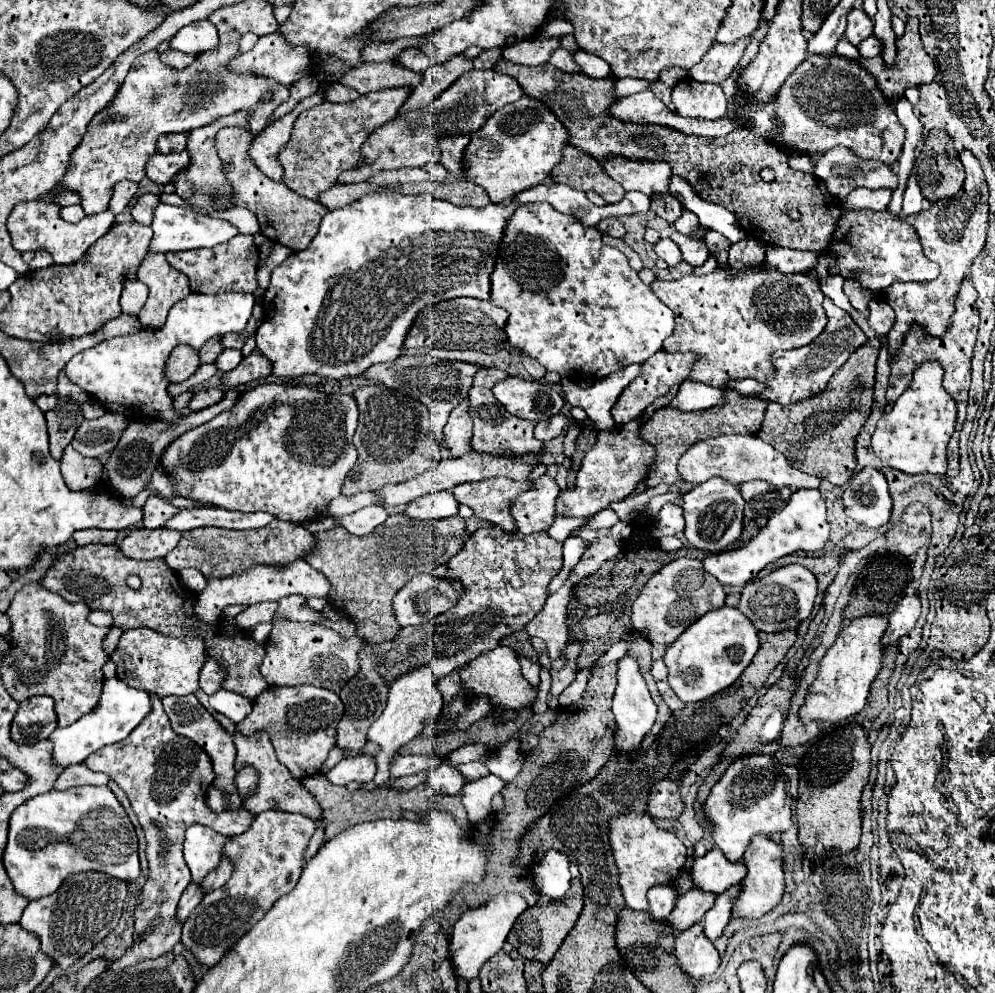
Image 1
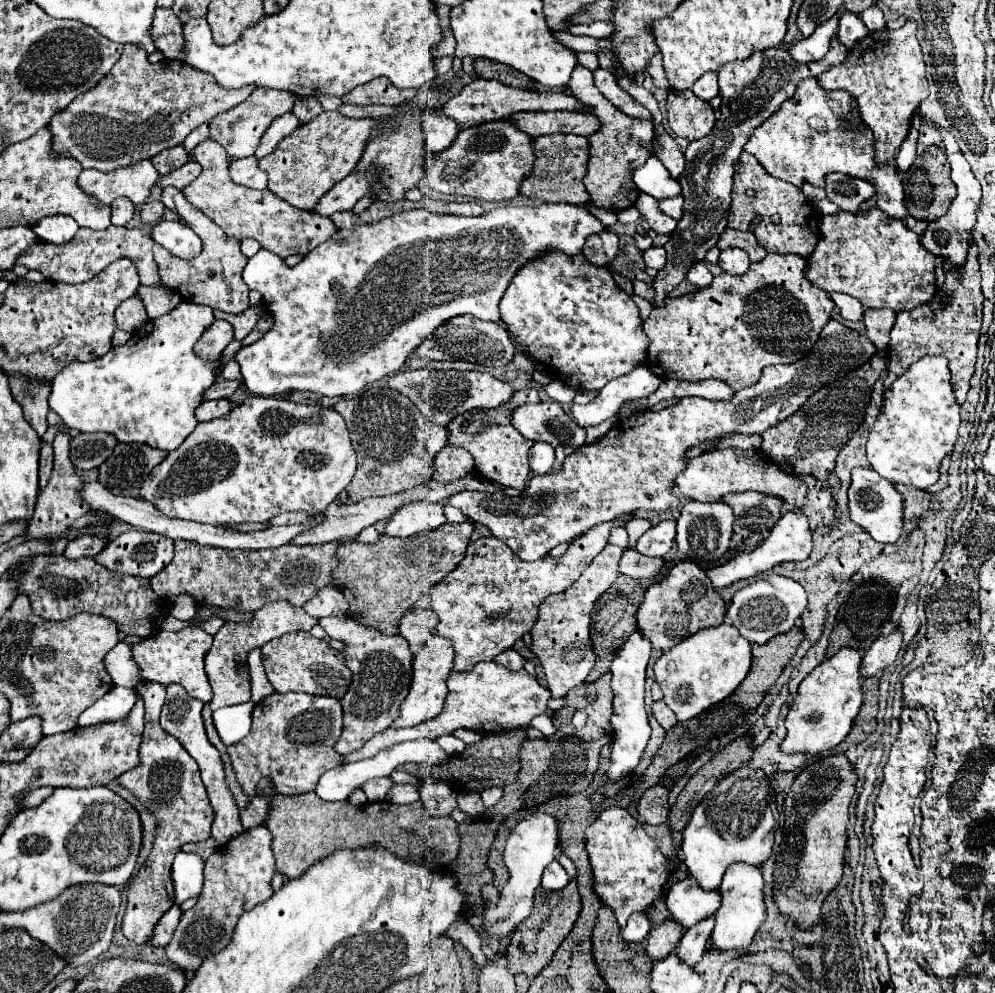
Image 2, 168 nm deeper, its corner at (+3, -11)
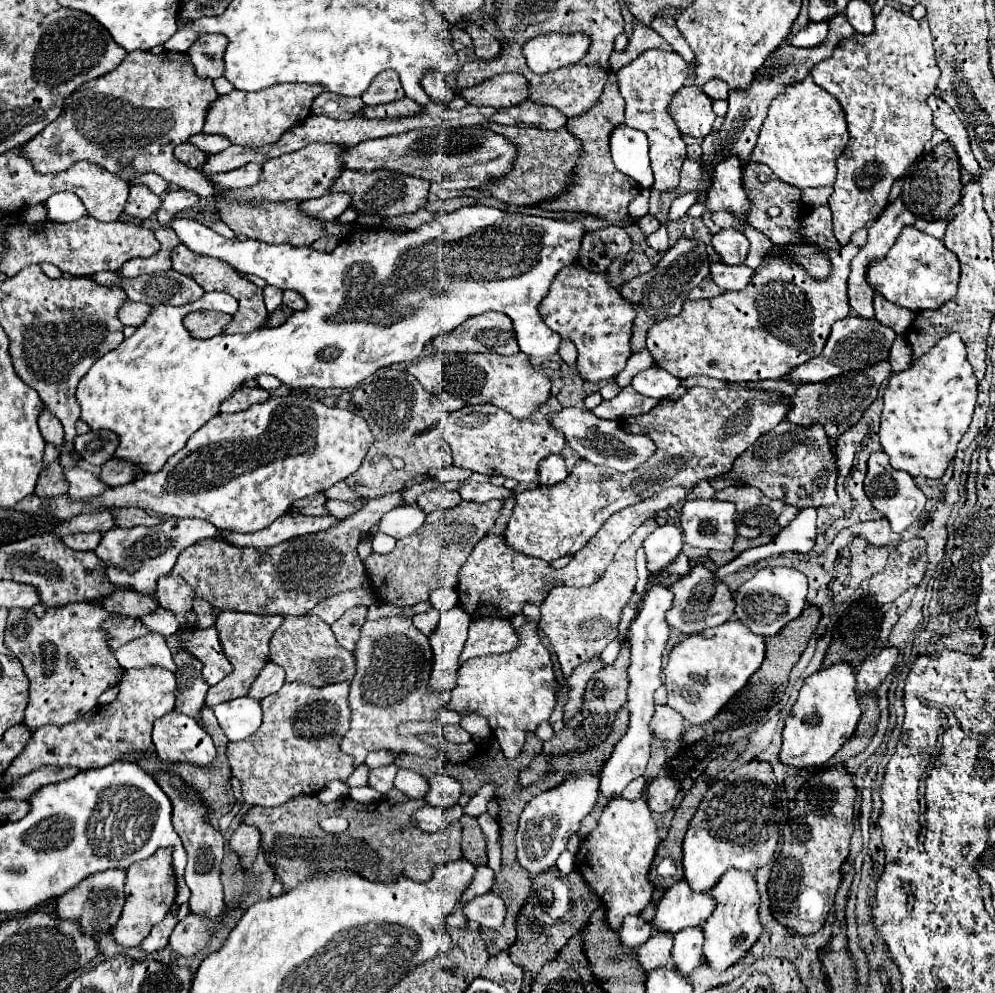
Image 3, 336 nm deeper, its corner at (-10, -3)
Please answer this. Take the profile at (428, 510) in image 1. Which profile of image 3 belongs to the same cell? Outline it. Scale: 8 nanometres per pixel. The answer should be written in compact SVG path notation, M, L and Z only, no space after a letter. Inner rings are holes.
M402 505L382 515L378 523L378 531L394 539L402 539L412 535L418 527L422 527L424 519L426 519L424 511L420 511L416 505Z

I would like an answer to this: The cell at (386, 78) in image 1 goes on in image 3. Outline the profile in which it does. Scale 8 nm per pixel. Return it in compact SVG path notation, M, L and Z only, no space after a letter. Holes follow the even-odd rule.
M394 69L382 71L368 87L368 91L362 95L364 105L384 105L392 103L404 97L404 91L400 87L398 73Z

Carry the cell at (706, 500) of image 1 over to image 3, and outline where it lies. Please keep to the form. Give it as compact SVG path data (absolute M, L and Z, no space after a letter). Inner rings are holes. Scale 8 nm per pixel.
M694 499L680 511L680 529L684 541L700 549L728 551L734 545L734 503L716 499Z

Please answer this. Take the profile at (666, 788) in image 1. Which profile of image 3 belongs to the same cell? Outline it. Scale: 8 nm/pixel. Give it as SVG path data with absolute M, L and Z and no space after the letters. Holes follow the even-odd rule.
M668 775L656 777L648 785L648 807L650 811L666 813L674 807L674 797L678 793L678 785Z

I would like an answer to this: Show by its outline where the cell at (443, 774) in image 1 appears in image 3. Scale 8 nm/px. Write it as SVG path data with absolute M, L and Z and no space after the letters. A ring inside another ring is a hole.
M434 775L428 779L428 793L424 795L424 801L434 807L452 807L458 803L458 797L462 793L460 783L448 775Z

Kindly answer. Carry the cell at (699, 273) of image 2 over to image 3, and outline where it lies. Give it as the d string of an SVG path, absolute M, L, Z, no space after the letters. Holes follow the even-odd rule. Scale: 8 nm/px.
M720 261L710 263L710 277L722 291L742 291L748 287L752 277L756 275L756 269L750 269L748 265L724 265Z

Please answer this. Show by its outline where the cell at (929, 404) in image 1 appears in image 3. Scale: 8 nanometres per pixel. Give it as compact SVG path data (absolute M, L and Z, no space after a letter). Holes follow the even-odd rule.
M956 333L942 337L926 355L916 359L908 371L892 375L884 389L880 423L880 443L892 467L912 477L940 479L972 421L976 395L978 381L966 359L966 347Z

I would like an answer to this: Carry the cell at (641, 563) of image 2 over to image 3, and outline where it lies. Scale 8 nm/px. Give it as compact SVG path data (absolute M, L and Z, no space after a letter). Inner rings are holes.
M680 553L672 563L670 563L670 573L674 573L674 575L686 575L688 571L690 571L690 559L684 555L684 553Z

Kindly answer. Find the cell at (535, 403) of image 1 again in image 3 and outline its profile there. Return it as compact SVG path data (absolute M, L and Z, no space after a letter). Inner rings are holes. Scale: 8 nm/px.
M562 409L560 413L550 415L552 427L556 427L558 431L564 433L568 445L586 461L596 463L596 465L604 465L610 469L616 469L620 473L628 473L638 469L644 461L648 461L654 451L656 445L648 435L632 435L632 433L624 433L620 421L608 421L608 419L600 419L596 417L592 411L582 411L582 409Z

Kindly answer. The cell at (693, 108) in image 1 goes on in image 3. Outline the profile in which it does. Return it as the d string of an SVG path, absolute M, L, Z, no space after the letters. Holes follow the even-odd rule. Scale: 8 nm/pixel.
M686 85L676 91L672 103L668 105L668 113L674 119L678 131L690 137L706 137L714 125L712 101L700 87Z

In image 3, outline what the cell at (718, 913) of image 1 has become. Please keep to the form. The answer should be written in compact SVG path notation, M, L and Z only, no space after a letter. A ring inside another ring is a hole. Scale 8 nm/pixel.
M688 927L688 931L680 931L674 935L674 947L672 947L672 961L674 969L686 977L690 975L698 965L702 965L702 943L704 935L700 935L700 927Z

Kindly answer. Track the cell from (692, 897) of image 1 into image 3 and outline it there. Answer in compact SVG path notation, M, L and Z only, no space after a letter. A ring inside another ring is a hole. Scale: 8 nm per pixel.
M652 935L642 947L638 947L638 965L644 971L652 971L658 967L670 967L672 965L672 935Z

